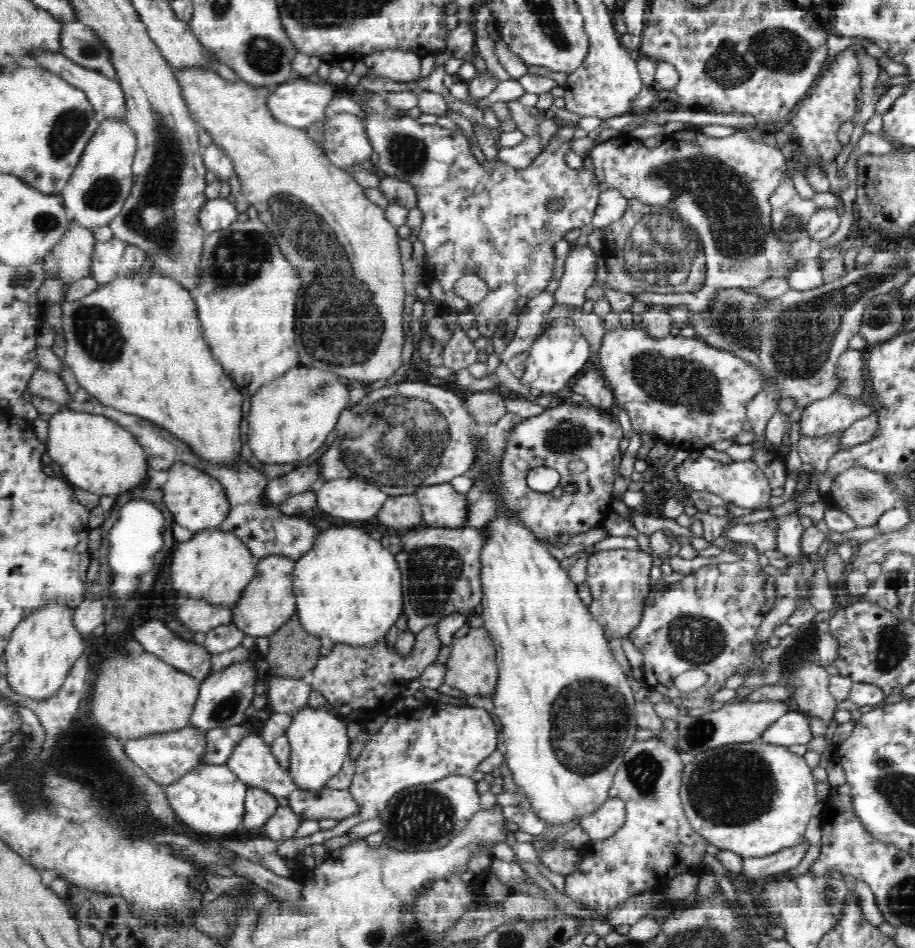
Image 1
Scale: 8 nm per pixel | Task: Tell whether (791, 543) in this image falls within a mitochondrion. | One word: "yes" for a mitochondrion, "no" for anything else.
no

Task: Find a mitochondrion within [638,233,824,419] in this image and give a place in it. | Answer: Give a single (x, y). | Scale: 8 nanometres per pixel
(730, 323)

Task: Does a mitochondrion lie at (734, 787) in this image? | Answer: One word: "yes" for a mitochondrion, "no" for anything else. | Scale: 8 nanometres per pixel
yes

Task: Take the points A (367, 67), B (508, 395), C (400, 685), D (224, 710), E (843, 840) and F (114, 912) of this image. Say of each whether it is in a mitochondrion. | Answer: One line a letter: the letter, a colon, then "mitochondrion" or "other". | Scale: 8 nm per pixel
A: other
B: other
C: other
D: mitochondrion
E: other
F: other

